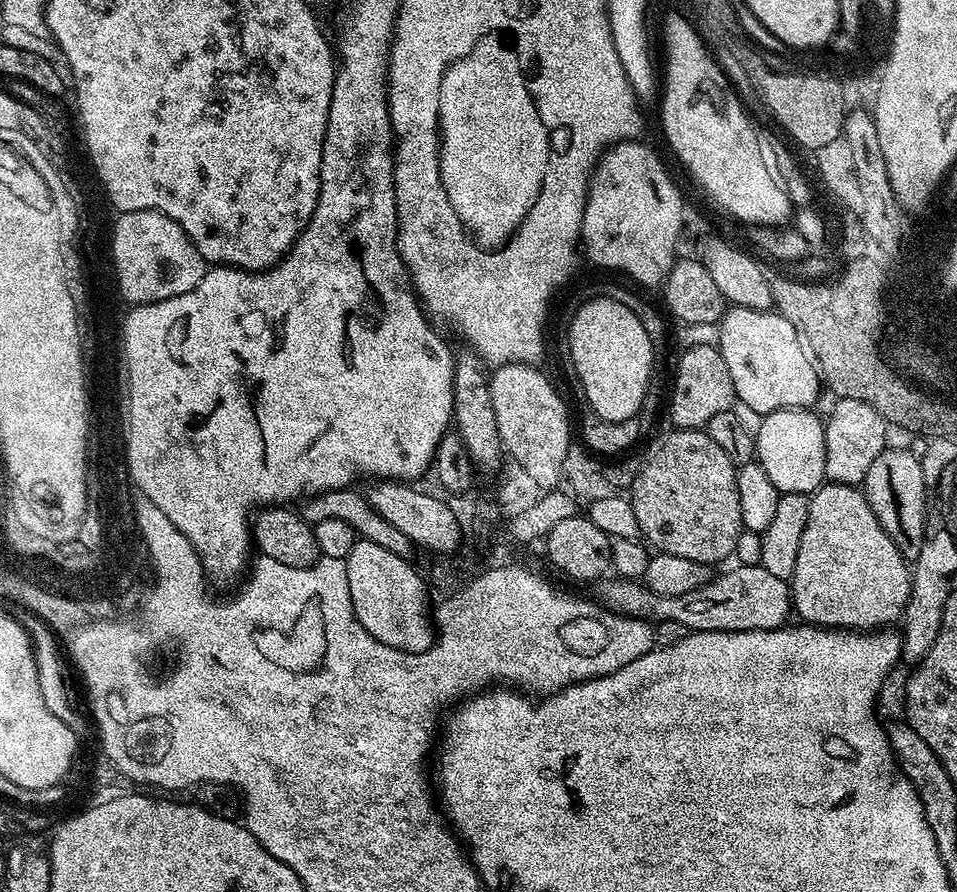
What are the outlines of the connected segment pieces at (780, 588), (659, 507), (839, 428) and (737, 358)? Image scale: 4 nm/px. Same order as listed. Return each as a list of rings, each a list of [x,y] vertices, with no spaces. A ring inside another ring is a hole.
[[[732,566],[729,572],[713,575],[696,590],[686,594],[659,596],[645,588],[640,580],[604,578],[599,581],[599,599],[605,609],[622,616],[636,616],[639,620],[655,622],[669,620],[682,622],[694,632],[745,632],[746,630],[770,630],[782,628],[793,615],[792,589],[789,581],[770,574],[770,570],[754,566]]]
[[[691,428],[672,430],[649,450],[644,465],[639,465],[630,485],[630,499],[634,518],[638,518],[640,536],[656,552],[678,554],[678,558],[690,558],[690,562],[716,566],[719,560],[729,559],[734,542],[738,542],[738,534],[745,531],[742,506],[738,503],[737,471],[737,465],[726,458],[714,438],[693,435]]]
[[[861,400],[835,401],[832,413],[824,420],[824,437],[826,438],[826,466],[824,467],[825,481],[834,484],[863,485],[866,470],[874,463],[874,458],[882,454],[889,443],[888,421],[870,406]]]
[[[732,306],[725,311],[718,331],[720,331],[718,347],[726,362],[726,370],[730,370],[730,382],[734,382],[736,398],[741,405],[744,403],[750,411],[760,412],[759,414],[777,412],[783,408],[813,407],[812,403],[819,398],[820,390],[822,391],[821,375],[795,324],[788,322],[775,310]]]

